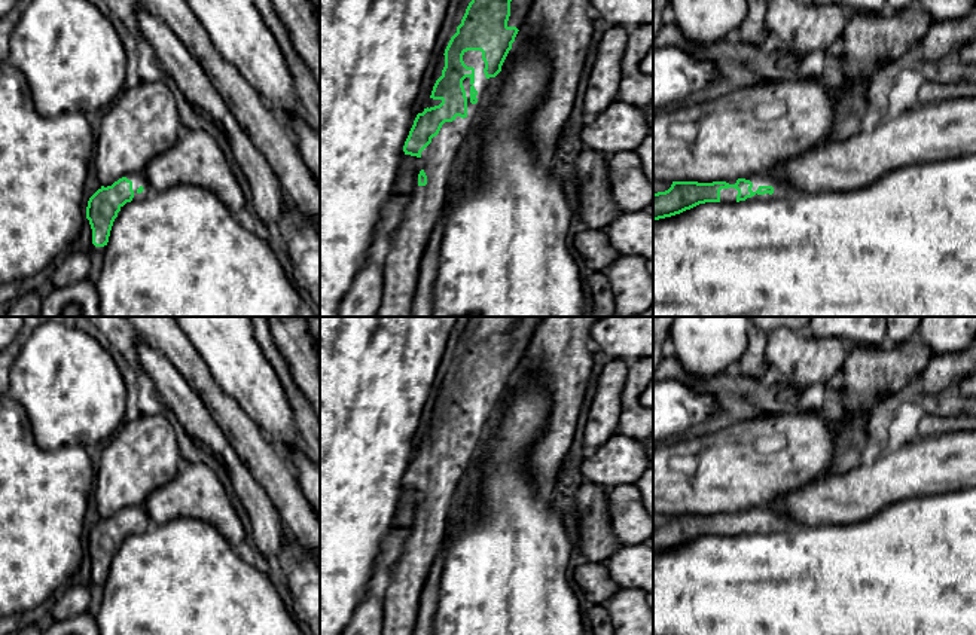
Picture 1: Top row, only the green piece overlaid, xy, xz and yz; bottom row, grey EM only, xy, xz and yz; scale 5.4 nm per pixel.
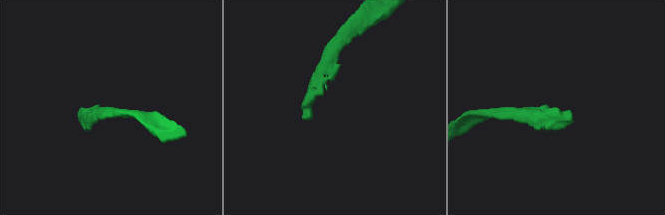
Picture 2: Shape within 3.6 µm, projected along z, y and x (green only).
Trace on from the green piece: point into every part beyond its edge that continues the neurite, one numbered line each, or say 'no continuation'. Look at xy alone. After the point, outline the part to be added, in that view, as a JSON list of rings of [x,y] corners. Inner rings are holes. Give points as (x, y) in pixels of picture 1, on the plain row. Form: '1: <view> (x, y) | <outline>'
1: xy (137, 512) | [[[131,506],[125,507],[123,510],[132,515],[132,523],[134,523],[132,534],[141,534],[152,525],[149,515],[143,506]]]

